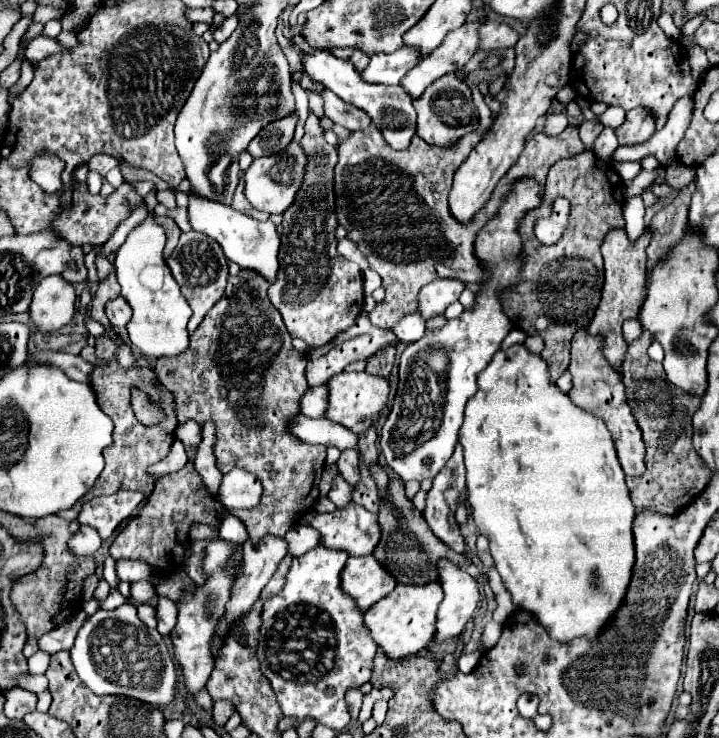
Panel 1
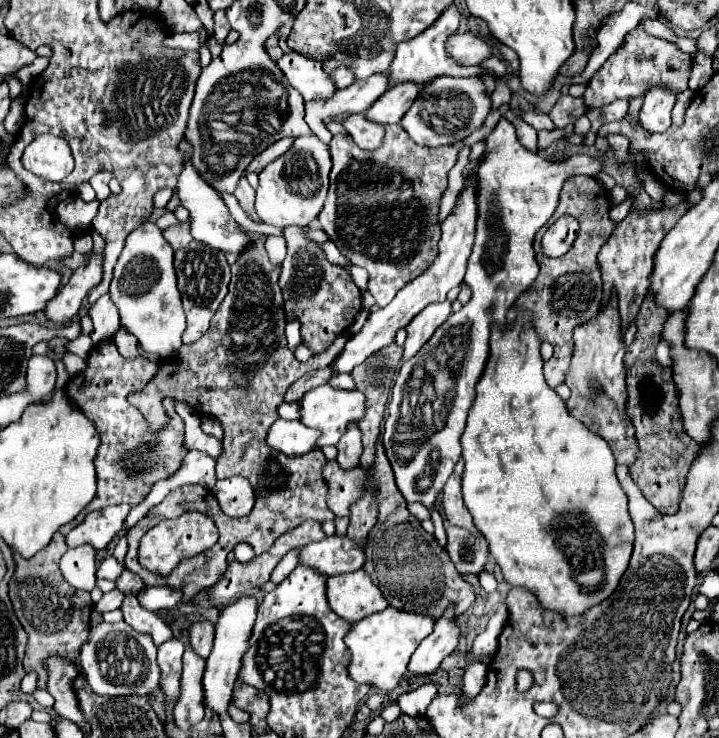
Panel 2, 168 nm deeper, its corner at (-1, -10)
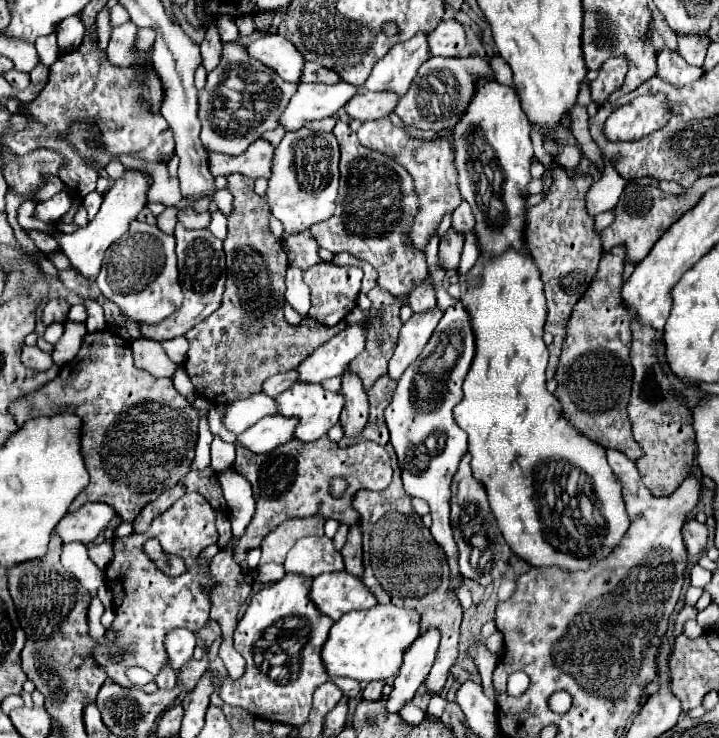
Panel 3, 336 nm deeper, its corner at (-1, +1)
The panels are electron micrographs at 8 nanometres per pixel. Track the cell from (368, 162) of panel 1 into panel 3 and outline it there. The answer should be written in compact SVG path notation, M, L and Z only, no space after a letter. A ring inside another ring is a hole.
M337 120L333 134L341 146L341 186L333 218L311 228L313 238L321 248L349 252L359 260L369 262L379 274L379 286L393 296L407 296L413 284L425 276L425 254L407 244L407 232L419 210L413 192L413 180L405 168L393 158L373 152L357 140L357 134L347 122Z

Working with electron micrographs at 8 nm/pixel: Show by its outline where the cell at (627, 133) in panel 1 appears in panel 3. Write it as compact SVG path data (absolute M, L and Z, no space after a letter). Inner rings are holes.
M663 48L657 54L657 66L659 66L657 76L673 86L689 86L693 80L697 80L703 74L701 68L687 64L677 50L669 48Z

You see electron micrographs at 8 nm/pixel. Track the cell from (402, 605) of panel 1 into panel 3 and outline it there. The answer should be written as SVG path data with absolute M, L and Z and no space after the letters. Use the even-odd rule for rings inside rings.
M377 604L369 610L347 612L329 632L329 640L321 648L321 660L329 678L351 678L357 682L387 680L397 674L403 664L403 652L419 634L419 614L397 606Z

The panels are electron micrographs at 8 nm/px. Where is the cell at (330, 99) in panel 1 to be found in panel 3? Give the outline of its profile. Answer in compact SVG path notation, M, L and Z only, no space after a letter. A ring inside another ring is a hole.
M389 118L363 122L357 136L365 148L377 150L377 152L397 160L403 168L407 168L407 172L411 172L417 200L419 200L419 212L409 230L409 244L413 244L413 248L423 252L427 248L429 240L433 238L437 226L441 224L443 216L453 212L461 204L461 196L459 196L459 188L457 188L457 170L453 164L455 154L453 154L449 142L443 138L419 140L419 138L411 136L409 132L405 132L403 128L393 126L389 122Z

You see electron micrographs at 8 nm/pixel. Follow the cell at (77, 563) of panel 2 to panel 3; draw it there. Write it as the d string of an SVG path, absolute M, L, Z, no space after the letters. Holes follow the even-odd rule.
M71 542L71 544L63 544L63 552L61 552L61 564L65 570L69 570L83 588L87 588L89 592L97 590L99 586L105 584L105 572L99 570L87 554L87 546L81 542Z

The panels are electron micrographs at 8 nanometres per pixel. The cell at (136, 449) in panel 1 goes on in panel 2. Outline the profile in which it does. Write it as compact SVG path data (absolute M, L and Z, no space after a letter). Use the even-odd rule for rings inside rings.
M105 339L91 349L85 371L69 379L65 391L69 399L95 423L101 435L101 445L95 457L97 495L93 503L89 503L89 507L85 507L85 511L81 511L77 519L73 519L73 523L67 523L65 527L61 527L63 535L67 535L75 525L79 525L85 519L87 511L103 509L107 505L117 505L117 503L129 503L129 505L141 503L141 499L147 497L155 481L173 475L181 467L187 451L181 445L183 443L183 419L177 415L173 399L165 399L165 409L171 421L159 433L151 433L145 427L141 413L127 401L127 395L131 391L141 391L141 387L145 387L145 383L155 373L157 373L157 363L145 357L125 359L117 351L115 343Z

